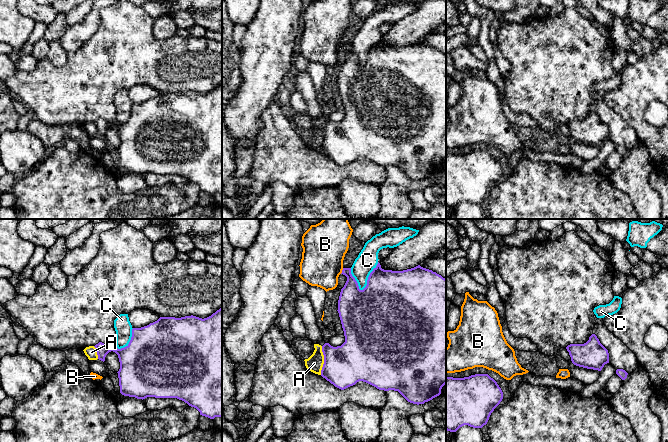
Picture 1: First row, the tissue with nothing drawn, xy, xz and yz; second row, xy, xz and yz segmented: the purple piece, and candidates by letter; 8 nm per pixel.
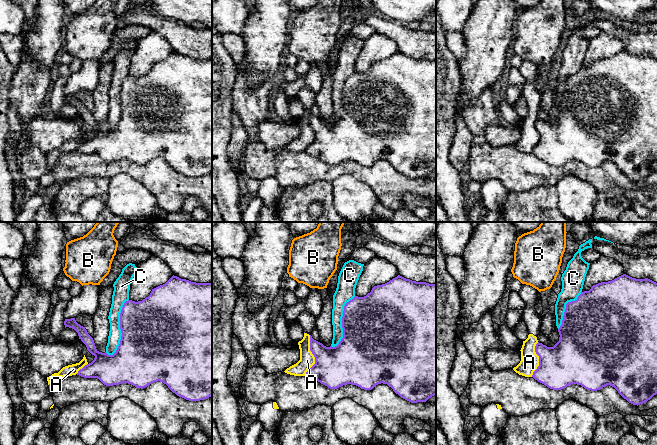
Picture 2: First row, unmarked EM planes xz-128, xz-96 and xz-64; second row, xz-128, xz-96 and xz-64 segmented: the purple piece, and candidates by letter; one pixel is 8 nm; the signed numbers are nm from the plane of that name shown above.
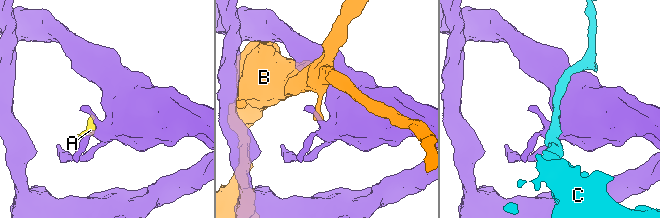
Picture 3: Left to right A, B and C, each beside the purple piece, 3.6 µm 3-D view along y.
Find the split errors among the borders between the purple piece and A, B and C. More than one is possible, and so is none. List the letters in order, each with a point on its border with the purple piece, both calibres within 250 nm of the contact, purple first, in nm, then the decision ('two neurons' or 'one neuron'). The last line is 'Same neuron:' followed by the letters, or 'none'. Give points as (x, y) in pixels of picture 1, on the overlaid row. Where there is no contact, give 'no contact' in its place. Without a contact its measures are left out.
A: meets purple in xz at (324, 360); 340 nm thick on the purple side, 140 nm on the other; two neurons
B: meets purple in xz at (342, 271); 220 nm thick on the purple side, 360 nm on the other; two neurons
C: meets purple in xz at (368, 277); 460 nm thick on the purple side, 170 nm on the other; two neurons
Same neuron: none

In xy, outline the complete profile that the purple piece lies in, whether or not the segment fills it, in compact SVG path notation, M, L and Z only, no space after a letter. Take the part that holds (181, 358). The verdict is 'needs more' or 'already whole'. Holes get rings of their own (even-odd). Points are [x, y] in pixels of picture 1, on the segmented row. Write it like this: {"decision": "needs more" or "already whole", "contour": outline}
{"decision": "already whole", "contour": "M222 308L204 319L193 315L160 317L147 326L133 328L129 344L121 349L112 349L102 342L94 347L98 359L103 362L111 351L118 355L120 369L117 373L122 395L142 400L147 397L177 398L196 408L202 416L222 417Z"}

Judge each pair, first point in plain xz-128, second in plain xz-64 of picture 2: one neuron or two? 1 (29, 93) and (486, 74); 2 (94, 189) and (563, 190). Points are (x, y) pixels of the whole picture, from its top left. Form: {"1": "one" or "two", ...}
{"1": "two", "2": "two"}

